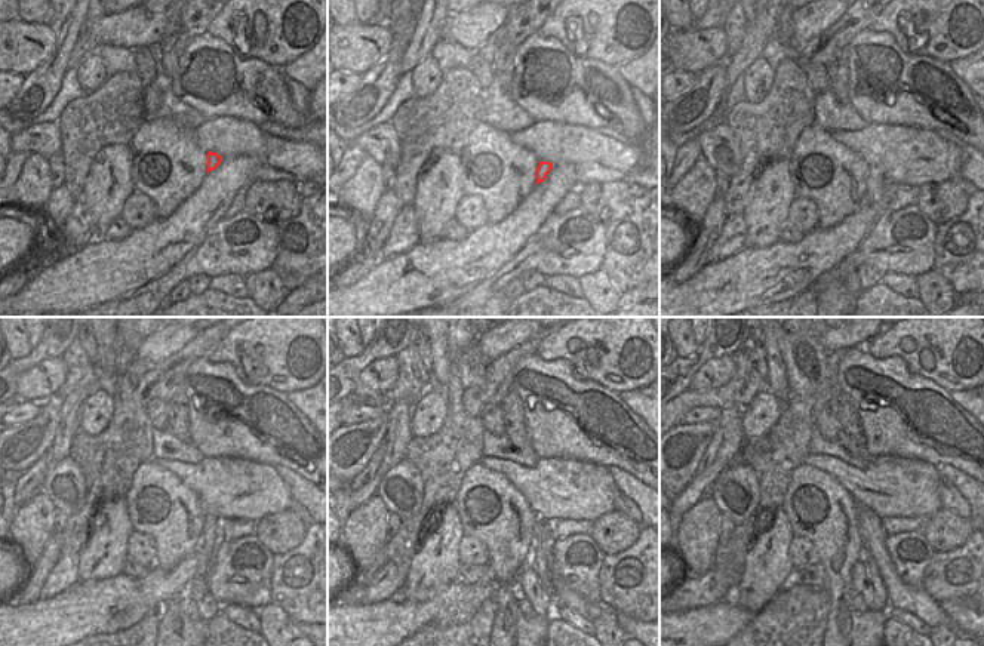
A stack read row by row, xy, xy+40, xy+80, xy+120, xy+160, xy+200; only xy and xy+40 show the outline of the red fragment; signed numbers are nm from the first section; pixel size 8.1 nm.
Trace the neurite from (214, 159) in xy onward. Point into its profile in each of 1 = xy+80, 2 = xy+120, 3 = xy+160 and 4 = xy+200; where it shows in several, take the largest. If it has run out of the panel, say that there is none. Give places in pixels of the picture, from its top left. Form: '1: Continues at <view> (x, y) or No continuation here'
1: Continues at xy+80 (875, 182)
2: Continues at xy+120 (211, 537)
3: Continues at xy+160 (537, 560)
4: Continues at xy+200 (881, 597).

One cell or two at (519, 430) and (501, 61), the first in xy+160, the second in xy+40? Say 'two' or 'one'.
one

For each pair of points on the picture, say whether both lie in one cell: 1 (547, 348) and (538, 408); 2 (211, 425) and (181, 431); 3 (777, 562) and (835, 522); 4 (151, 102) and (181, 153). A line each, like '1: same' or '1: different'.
1: different
2: different
3: different
4: different

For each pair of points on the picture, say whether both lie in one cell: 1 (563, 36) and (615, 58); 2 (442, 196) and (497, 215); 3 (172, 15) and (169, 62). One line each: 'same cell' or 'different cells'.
1: same cell
2: different cells
3: same cell

